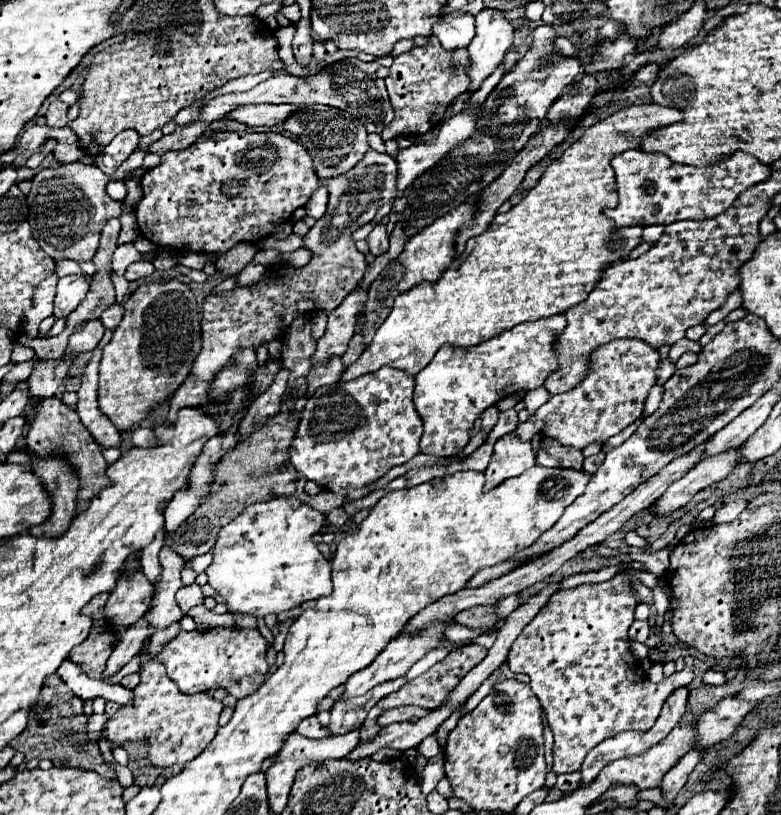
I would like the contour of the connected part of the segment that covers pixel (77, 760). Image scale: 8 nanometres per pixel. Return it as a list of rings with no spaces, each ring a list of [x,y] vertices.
[[[54,679],[50,685],[42,687],[42,693],[38,697],[38,703],[30,709],[28,727],[24,729],[18,739],[10,741],[10,747],[24,753],[24,761],[30,759],[48,759],[54,767],[78,767],[86,771],[94,771],[98,775],[106,775],[112,771],[112,767],[104,761],[98,743],[88,743],[86,723],[88,717],[84,715],[84,701],[78,699],[60,679]]]

